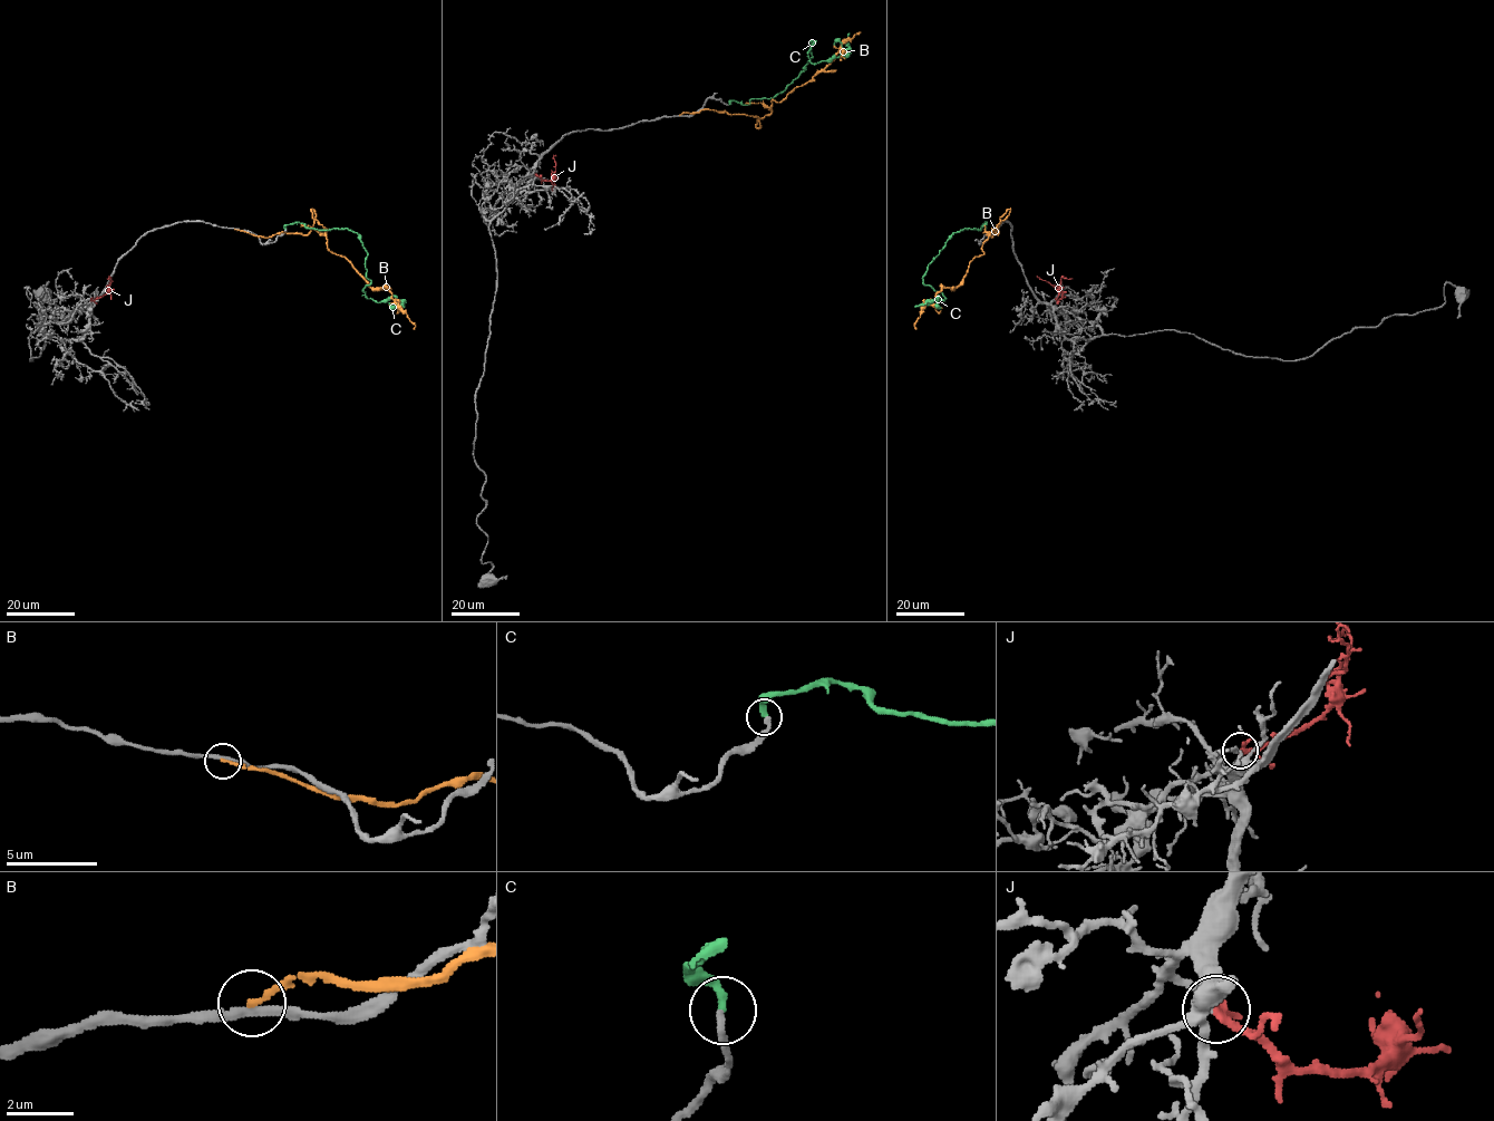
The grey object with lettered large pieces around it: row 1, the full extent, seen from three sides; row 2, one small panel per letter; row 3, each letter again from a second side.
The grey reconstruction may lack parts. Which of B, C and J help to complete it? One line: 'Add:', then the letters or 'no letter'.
Add: C, J

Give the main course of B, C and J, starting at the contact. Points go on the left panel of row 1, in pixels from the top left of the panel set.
B: (234, 229), (255, 237), (307, 234), (317, 220), (327, 229), (328, 248), (370, 287), (387, 288), (414, 329)
C: (284, 229), (301, 222), (356, 232), (367, 253), (370, 282), (362, 291), (378, 302), (395, 296), (404, 307)
J: (90, 300), (100, 297), (112, 278)

